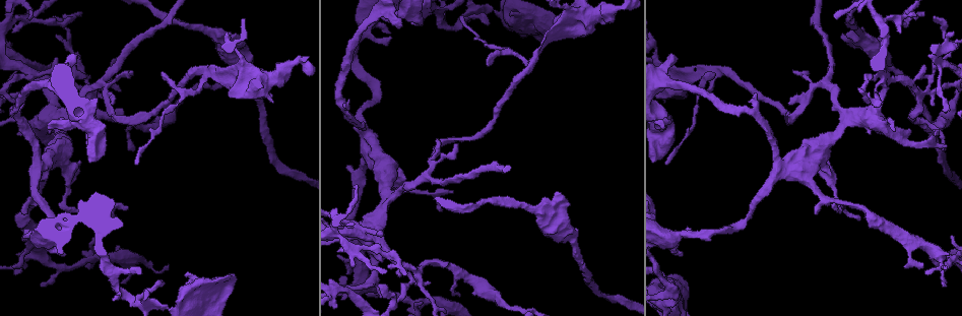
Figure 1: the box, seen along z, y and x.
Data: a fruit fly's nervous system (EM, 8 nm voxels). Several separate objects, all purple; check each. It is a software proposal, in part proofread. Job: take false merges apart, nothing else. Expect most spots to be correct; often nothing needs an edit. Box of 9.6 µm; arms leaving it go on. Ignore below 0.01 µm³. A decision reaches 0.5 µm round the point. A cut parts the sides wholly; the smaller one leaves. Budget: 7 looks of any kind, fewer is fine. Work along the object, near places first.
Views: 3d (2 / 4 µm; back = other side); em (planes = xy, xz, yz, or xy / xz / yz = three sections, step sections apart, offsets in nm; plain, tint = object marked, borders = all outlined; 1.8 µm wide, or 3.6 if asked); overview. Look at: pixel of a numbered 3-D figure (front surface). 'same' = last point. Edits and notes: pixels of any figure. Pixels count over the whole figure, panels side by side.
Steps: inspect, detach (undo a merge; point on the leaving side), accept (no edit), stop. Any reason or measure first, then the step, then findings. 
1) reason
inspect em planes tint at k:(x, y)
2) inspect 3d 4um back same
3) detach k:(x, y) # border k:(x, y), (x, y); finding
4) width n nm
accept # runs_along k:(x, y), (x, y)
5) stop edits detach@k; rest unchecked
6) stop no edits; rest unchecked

abrupt turn
inspect em 3.6um yz step 4 tint at 1:(197, 299)

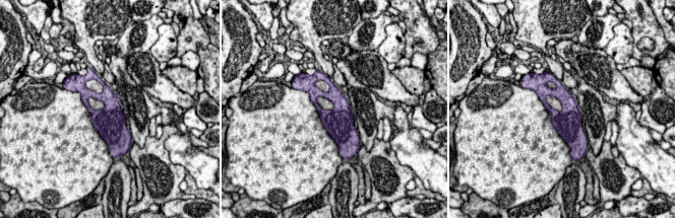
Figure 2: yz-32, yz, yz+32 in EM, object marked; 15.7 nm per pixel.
cut it another way
inspect em 3.6um xy step 16 borders same

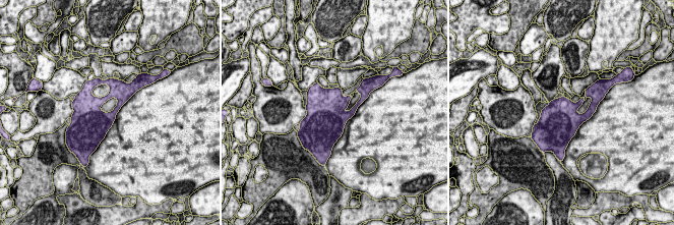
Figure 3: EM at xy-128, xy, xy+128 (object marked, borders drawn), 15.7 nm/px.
width 220 nm
accept # all the same cell

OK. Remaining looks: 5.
thick turns thin
inspect em planes tint at 1:(952, 260)

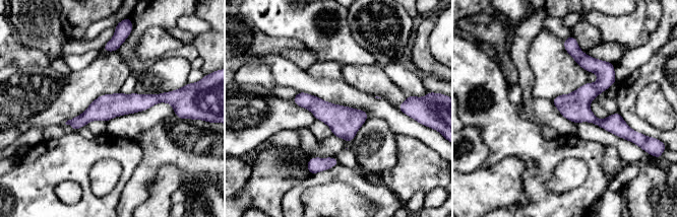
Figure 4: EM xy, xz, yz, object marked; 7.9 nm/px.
accept # runs_along 4:(171, 100), (108, 105), (70, 122); one cell here

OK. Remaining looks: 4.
sudden change in width
inspect em xz step 4 tint at 1:(570, 238)

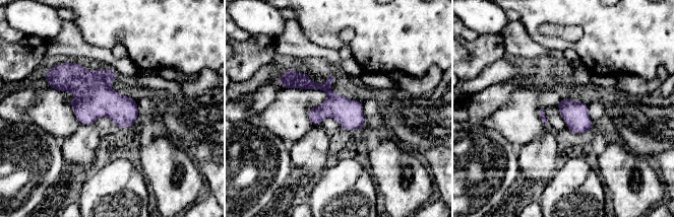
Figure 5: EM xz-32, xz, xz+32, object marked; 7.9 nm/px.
inspect em planes tint same

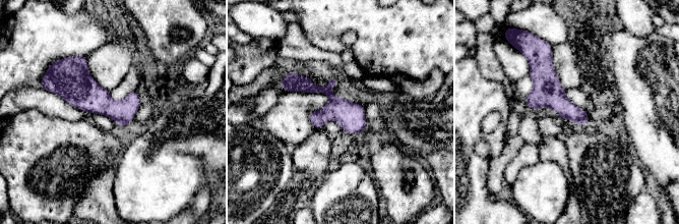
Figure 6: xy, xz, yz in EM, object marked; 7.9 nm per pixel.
accept # continuous, no second cell

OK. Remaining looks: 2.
stop no edits; rest unchecked

